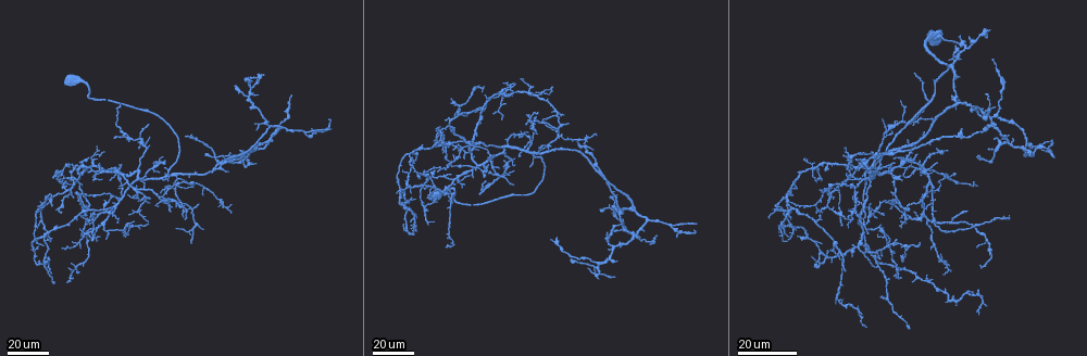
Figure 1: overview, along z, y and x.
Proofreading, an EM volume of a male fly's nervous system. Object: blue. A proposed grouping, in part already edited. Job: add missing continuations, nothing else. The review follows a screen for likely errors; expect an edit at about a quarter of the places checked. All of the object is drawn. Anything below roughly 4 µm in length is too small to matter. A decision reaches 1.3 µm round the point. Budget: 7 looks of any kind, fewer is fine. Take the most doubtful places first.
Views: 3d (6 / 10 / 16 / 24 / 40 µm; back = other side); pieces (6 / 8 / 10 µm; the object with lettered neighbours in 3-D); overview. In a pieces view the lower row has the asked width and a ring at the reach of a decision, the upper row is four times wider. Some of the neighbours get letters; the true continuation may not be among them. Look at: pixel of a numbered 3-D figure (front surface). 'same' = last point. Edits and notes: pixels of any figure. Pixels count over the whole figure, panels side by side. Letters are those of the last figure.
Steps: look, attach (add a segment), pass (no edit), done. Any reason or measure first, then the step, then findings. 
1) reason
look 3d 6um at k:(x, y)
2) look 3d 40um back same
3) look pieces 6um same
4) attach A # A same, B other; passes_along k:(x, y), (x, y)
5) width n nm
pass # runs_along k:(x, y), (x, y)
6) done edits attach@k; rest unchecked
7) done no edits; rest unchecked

look 3d 40um at 1:(558, 130)

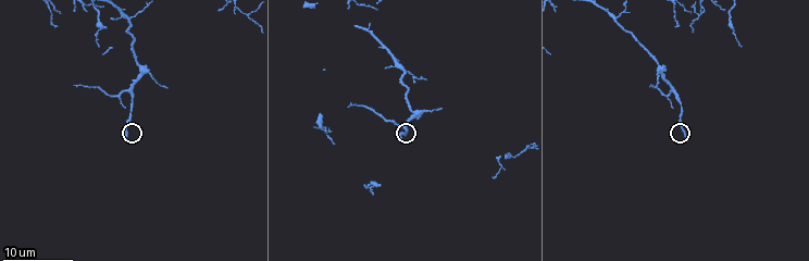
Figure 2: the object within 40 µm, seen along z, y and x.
look 3d 6um at 2:(685, 136)

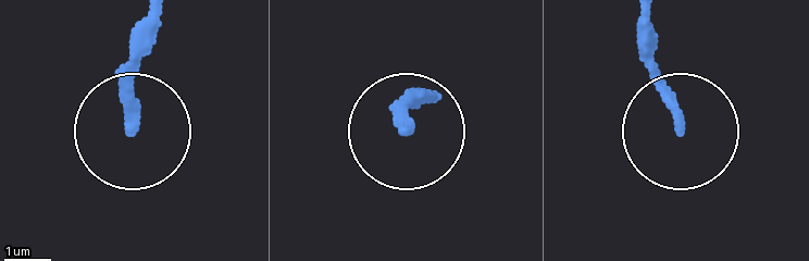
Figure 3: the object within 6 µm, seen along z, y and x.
look pieces 10um at 3:(684, 128)

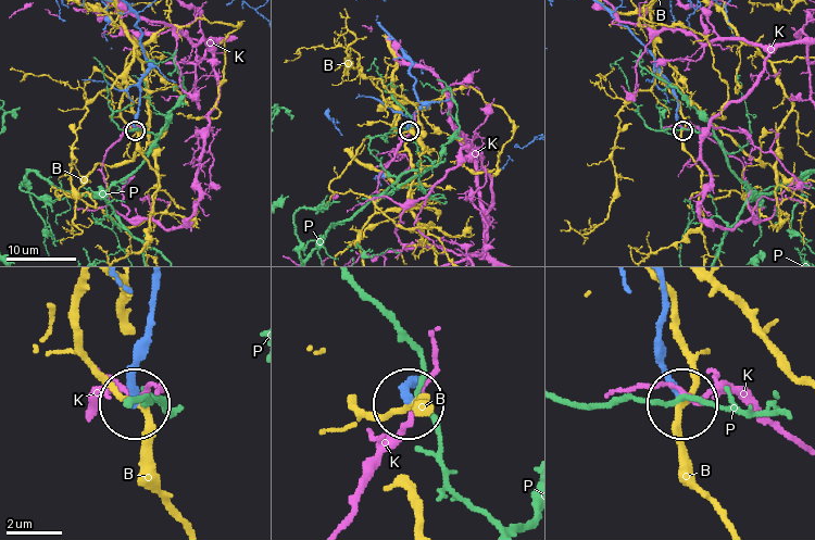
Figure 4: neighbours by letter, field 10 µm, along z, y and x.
pass # B other, K other, P other; runs_along 4:(661, 290), (661, 361), (679, 400); no lettered segment goes on from it

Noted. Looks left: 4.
end of a long branch
look 3d 40um at 1:(934, 38)

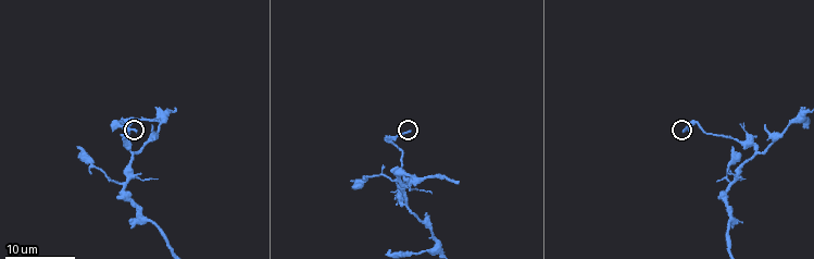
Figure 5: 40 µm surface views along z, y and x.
look pieces 8um at 5:(408, 131)

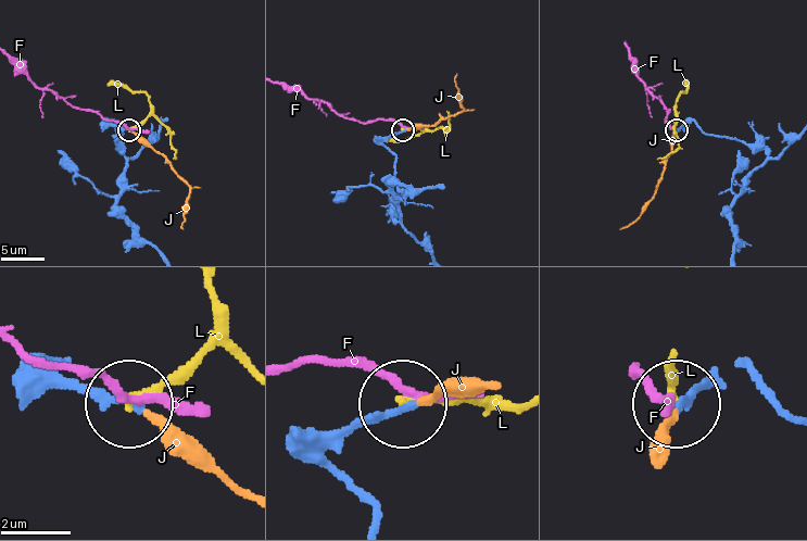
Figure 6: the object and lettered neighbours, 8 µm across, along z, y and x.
width 210 nm
attach J # F other, J same, L other; passes_along 6:(386, 145), (392, 136), (462, 111), (456, 74); the cell continues

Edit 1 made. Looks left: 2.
done edits attach@6; rest unchecked

